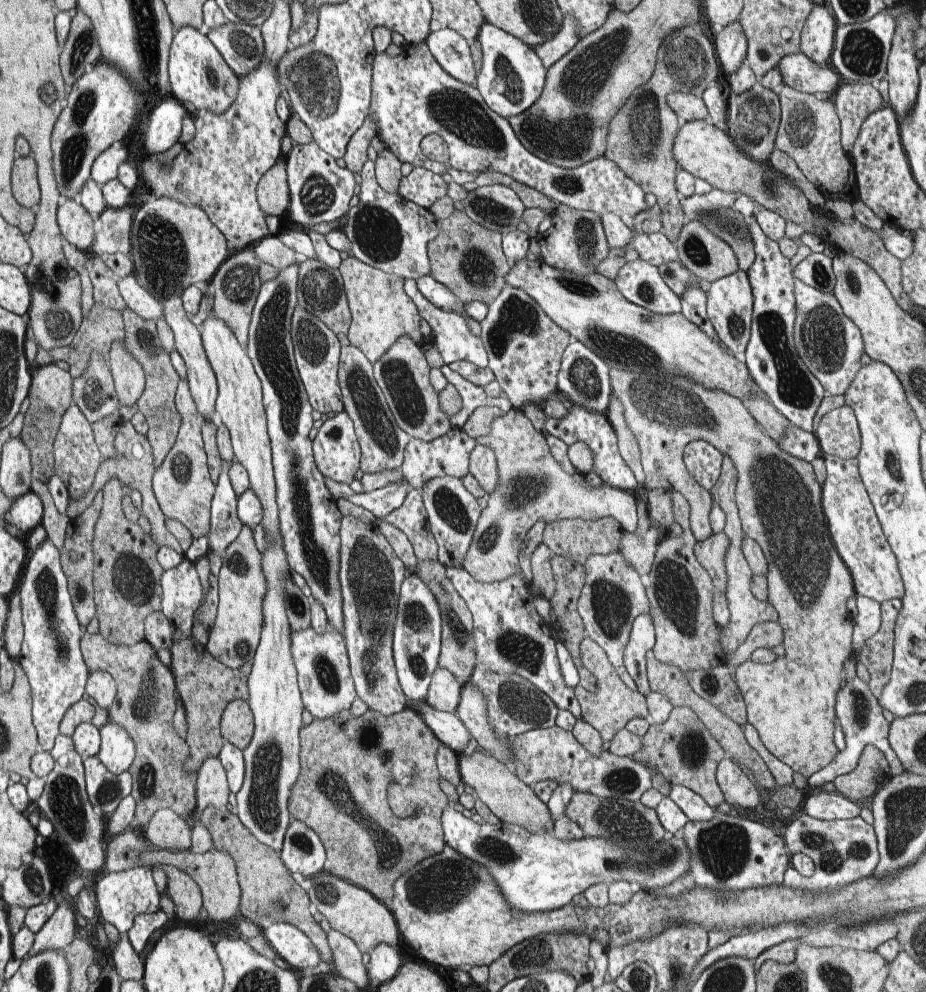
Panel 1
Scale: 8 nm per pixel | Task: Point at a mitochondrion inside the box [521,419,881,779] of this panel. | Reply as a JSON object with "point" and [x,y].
{"point":[787,514]}

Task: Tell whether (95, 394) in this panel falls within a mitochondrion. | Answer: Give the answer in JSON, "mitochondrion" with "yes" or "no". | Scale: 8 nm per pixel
{"mitochondrion":"yes"}

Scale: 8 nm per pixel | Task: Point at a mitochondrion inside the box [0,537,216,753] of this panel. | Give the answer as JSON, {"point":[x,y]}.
{"point":[132,577]}

